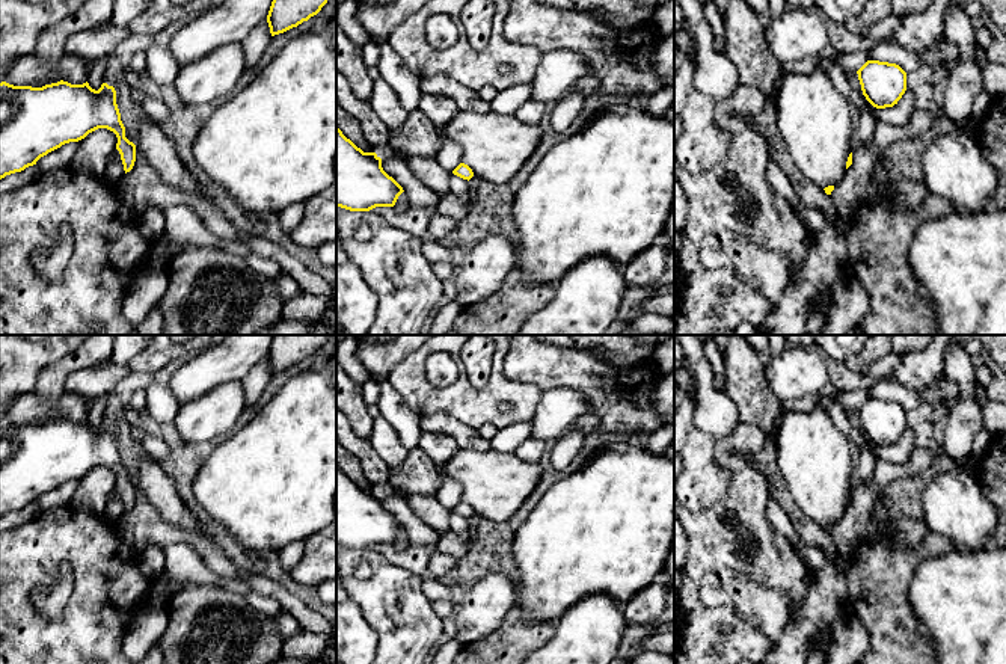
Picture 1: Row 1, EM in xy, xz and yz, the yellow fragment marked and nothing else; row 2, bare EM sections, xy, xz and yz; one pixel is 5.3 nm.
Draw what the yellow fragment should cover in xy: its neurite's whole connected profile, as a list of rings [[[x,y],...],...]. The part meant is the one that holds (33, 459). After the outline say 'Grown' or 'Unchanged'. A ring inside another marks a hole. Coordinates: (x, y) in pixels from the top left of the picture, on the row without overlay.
[[[57,420],[42,426],[14,424],[0,421],[0,518],[6,513],[21,510],[69,480],[78,480],[89,471],[107,466],[118,475],[116,487],[121,492],[125,512],[136,500],[136,483],[125,475],[125,465],[116,442],[116,429],[103,421],[98,429],[89,421],[71,423]]]. Unchanged

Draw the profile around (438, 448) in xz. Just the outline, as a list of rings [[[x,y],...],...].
[[[422,432],[419,439],[419,448],[434,465],[442,466],[457,453],[459,445],[452,438],[446,435]]]

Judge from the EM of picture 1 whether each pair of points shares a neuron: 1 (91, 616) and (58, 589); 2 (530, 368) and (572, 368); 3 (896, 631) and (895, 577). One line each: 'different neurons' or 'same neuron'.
1: different neurons
2: same neuron
3: same neuron

